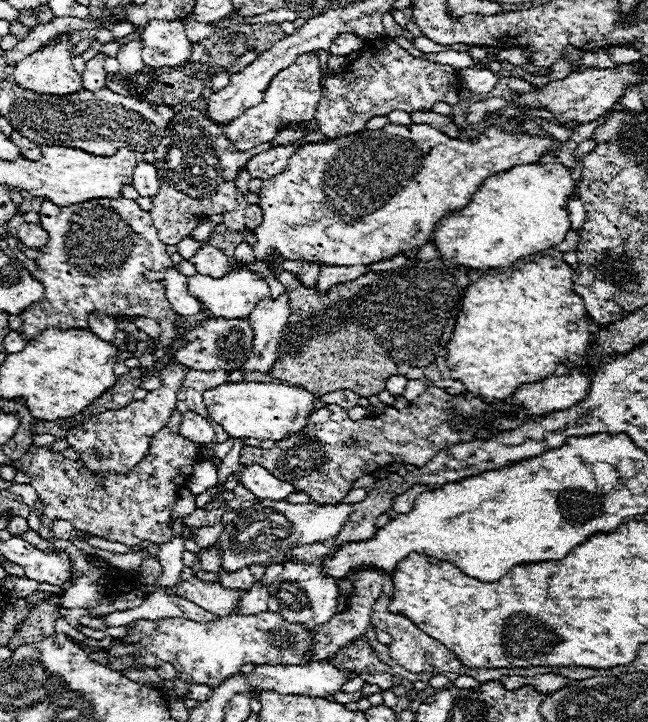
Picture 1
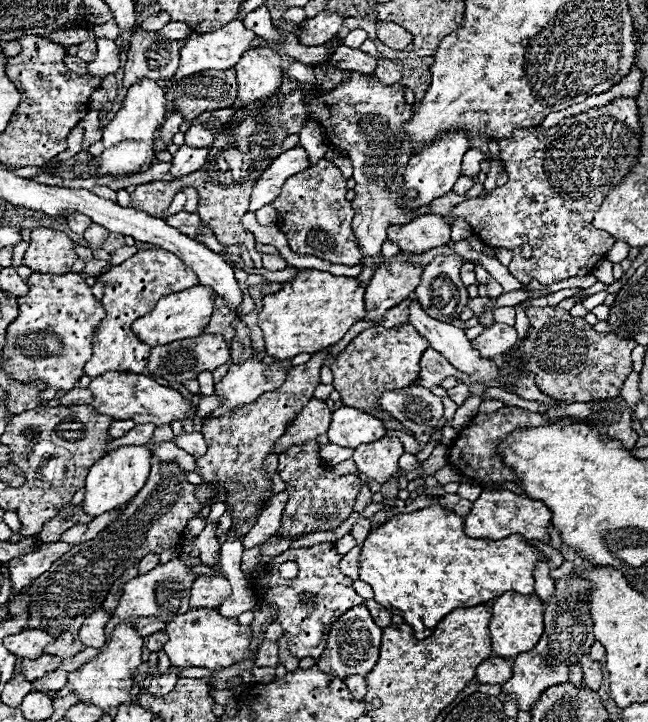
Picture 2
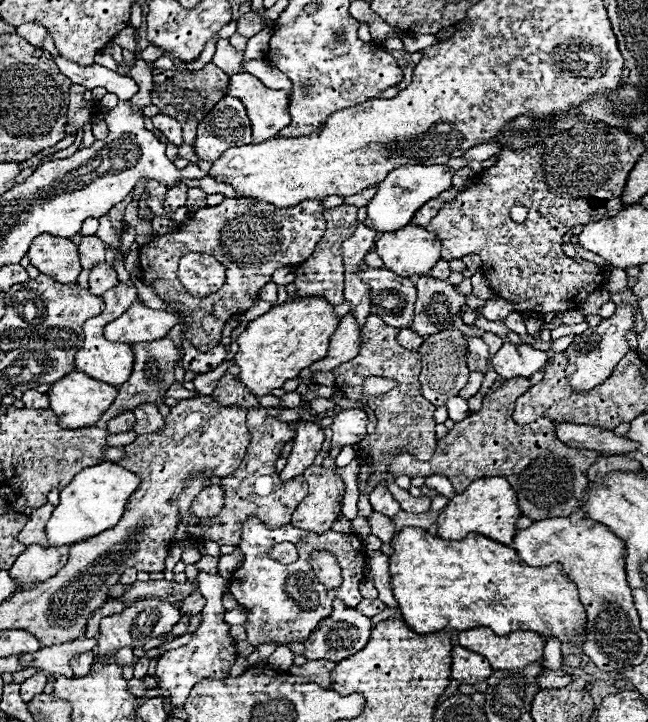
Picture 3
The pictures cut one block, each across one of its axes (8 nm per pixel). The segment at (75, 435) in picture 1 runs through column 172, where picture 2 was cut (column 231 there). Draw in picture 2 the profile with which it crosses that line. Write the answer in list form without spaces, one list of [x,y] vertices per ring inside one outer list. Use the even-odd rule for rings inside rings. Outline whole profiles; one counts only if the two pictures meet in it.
[[[256,356],[240,364],[230,364],[226,378],[216,384],[216,394],[222,398],[222,404],[210,414],[210,418],[228,414],[244,404],[252,404],[262,394],[276,390],[286,380],[288,370],[288,362],[278,360],[274,364],[264,364]]]

